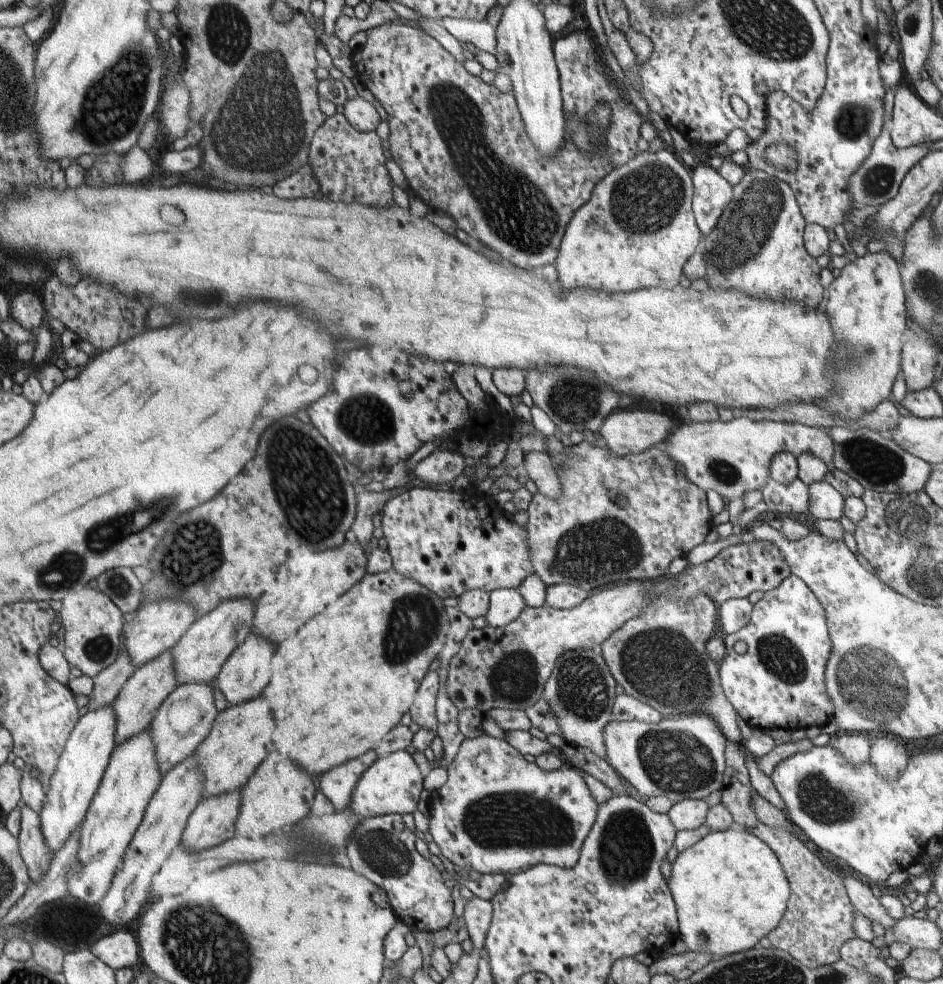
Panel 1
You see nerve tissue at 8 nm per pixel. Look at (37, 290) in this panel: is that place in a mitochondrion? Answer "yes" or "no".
no

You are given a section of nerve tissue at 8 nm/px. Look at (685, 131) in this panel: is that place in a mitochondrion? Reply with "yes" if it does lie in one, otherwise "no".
no

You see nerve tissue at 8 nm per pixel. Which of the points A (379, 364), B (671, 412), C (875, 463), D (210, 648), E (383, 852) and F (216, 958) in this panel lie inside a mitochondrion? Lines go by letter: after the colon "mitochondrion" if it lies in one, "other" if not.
A: other
B: other
C: mitochondrion
D: other
E: mitochondrion
F: mitochondrion

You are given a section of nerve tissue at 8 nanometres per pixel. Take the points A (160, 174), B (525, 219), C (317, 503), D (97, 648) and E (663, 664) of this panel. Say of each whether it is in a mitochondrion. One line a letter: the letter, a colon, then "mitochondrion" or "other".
A: other
B: mitochondrion
C: mitochondrion
D: mitochondrion
E: mitochondrion

